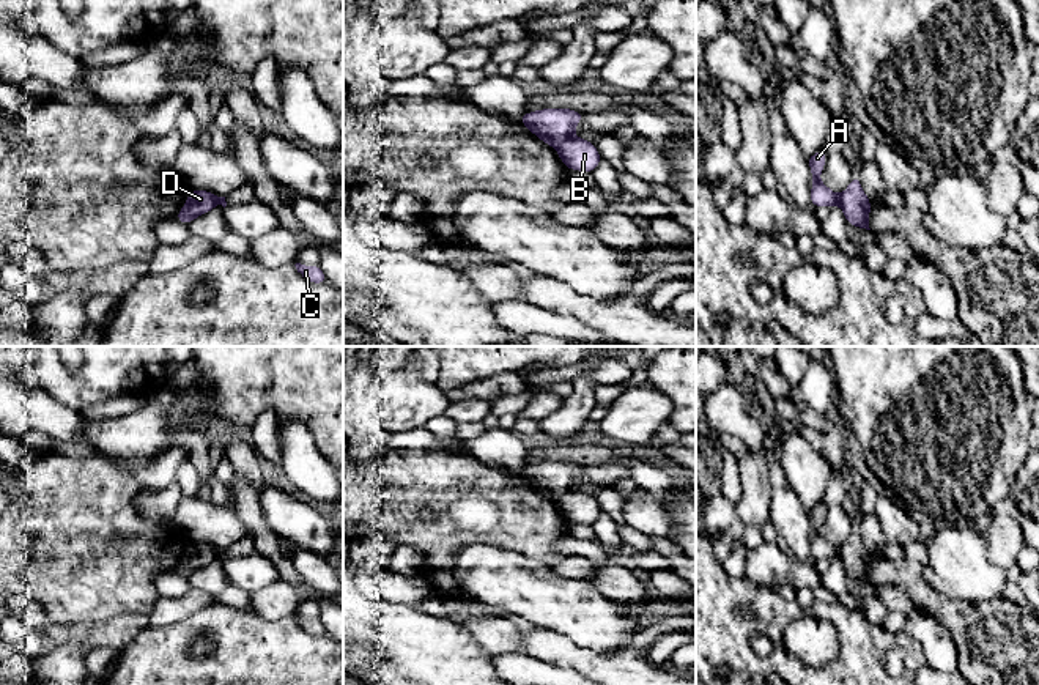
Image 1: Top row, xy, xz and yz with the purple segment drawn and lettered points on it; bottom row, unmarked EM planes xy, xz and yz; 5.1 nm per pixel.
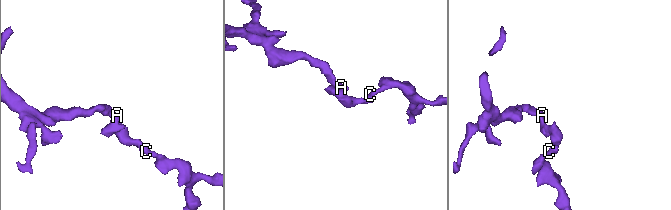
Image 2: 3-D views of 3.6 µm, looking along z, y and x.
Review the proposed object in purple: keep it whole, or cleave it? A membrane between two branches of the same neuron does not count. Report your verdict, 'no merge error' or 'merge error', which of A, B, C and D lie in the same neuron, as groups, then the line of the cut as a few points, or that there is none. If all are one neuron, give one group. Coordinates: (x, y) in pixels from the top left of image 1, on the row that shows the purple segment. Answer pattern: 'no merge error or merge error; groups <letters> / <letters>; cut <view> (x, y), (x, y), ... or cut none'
merge error; groups A D / B C; cut xz (572, 134), (556, 148)

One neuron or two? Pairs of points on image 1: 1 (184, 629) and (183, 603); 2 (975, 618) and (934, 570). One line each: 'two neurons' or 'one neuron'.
1: two neurons
2: two neurons

